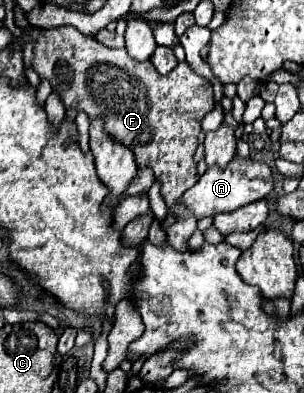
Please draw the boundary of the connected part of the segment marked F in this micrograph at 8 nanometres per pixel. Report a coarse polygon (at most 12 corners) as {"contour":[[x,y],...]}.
{"contour":[[74,26],[42,30],[32,68],[64,106],[154,170],[186,250],[210,82],[162,76]]}

